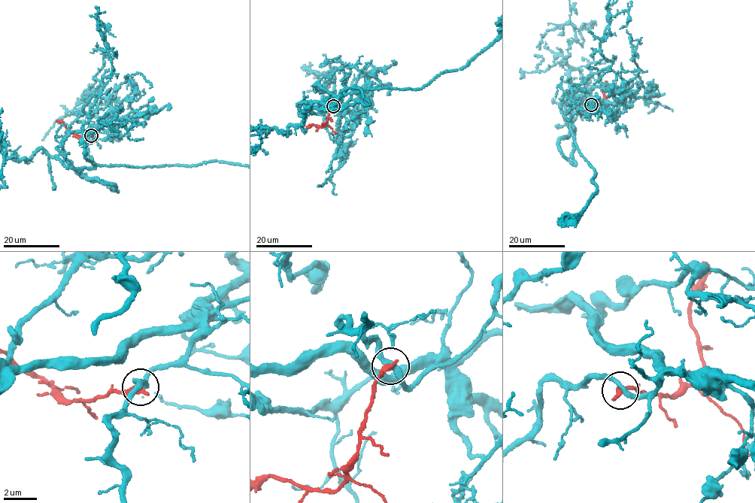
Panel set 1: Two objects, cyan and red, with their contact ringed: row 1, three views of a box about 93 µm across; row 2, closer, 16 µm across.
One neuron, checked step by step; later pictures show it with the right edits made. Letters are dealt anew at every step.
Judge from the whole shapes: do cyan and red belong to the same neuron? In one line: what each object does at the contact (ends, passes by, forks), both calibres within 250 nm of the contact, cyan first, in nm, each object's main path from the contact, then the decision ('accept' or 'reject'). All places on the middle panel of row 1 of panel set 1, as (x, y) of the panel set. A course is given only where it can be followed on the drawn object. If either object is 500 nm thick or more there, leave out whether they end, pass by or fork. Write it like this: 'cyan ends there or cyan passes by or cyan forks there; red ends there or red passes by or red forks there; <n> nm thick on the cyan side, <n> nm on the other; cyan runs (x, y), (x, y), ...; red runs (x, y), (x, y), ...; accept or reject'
cyan passes by; red passes by; 320 nm thick on the cyan side, 260 nm on the other; reject

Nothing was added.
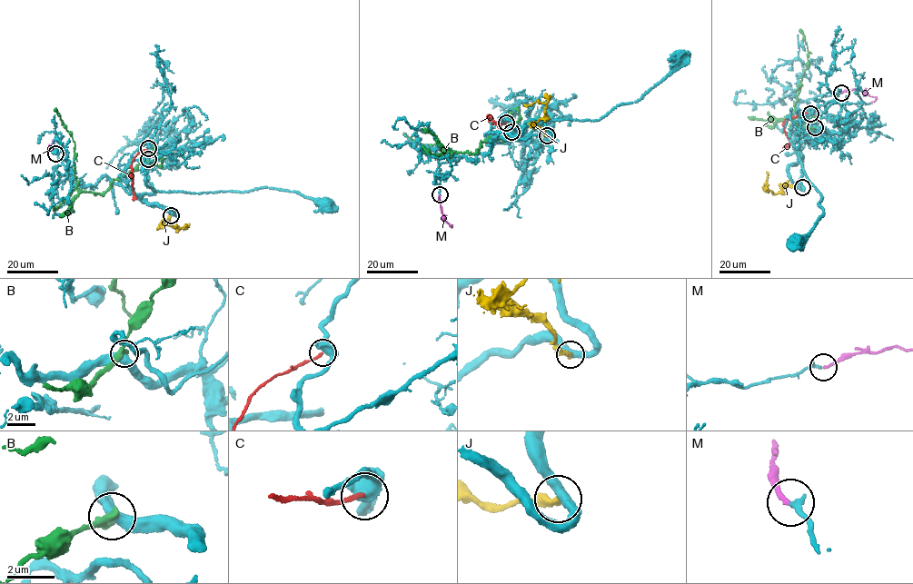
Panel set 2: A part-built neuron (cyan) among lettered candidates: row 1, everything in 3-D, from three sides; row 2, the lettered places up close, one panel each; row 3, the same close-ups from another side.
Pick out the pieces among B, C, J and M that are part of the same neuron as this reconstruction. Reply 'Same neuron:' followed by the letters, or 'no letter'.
Same neuron: M

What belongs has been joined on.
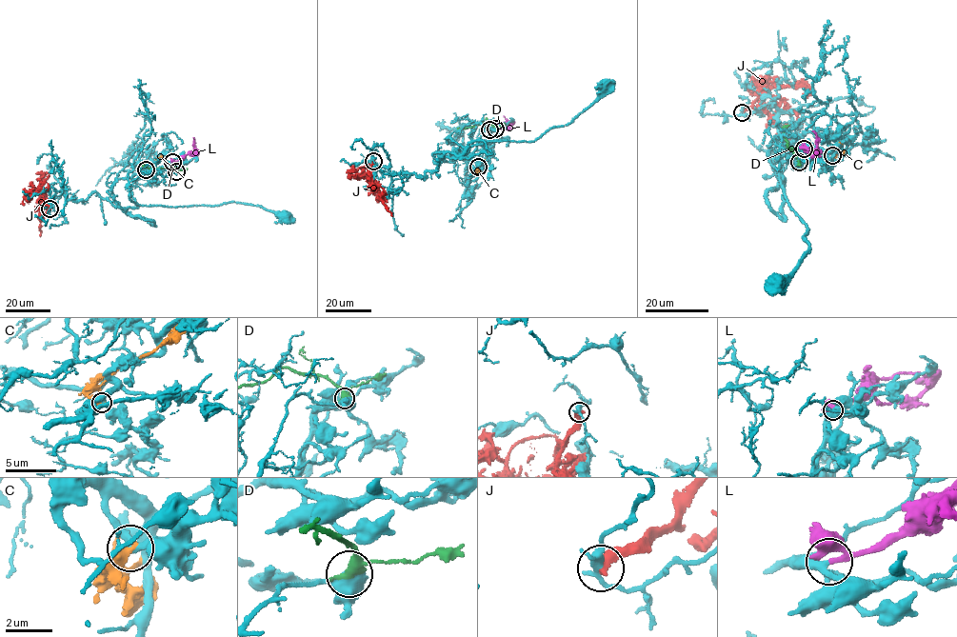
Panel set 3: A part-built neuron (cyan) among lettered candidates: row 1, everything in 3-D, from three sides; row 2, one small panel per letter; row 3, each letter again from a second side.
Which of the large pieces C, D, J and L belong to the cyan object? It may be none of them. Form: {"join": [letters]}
{"join": ["L"]}

